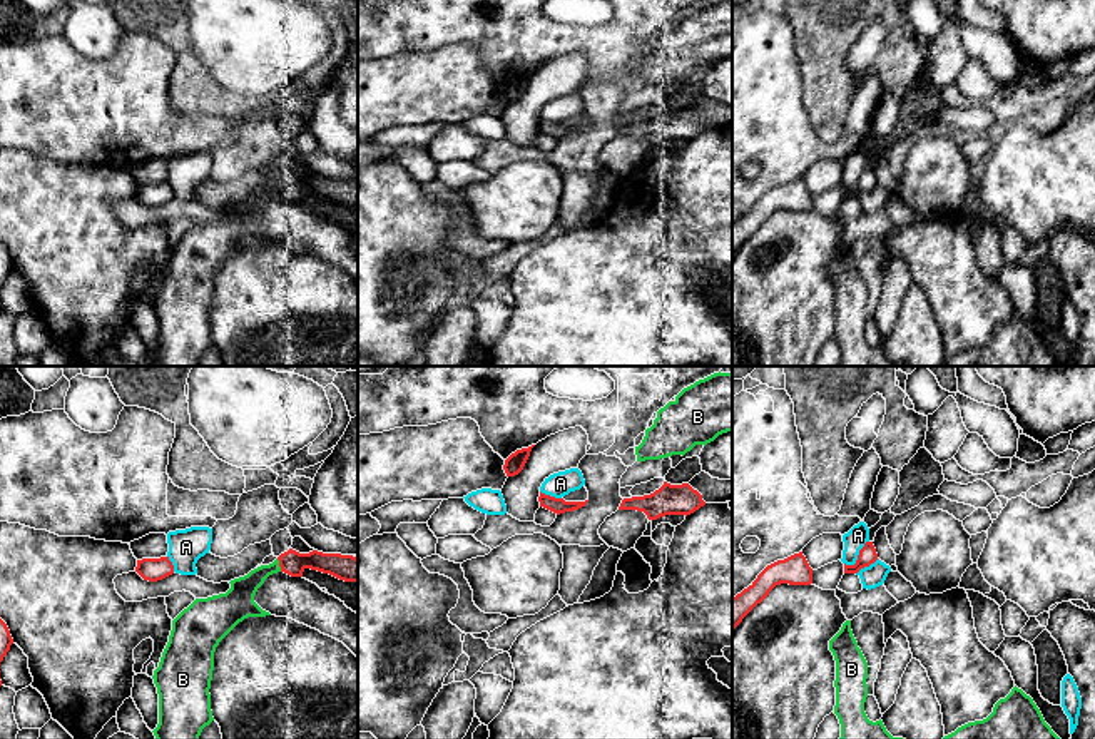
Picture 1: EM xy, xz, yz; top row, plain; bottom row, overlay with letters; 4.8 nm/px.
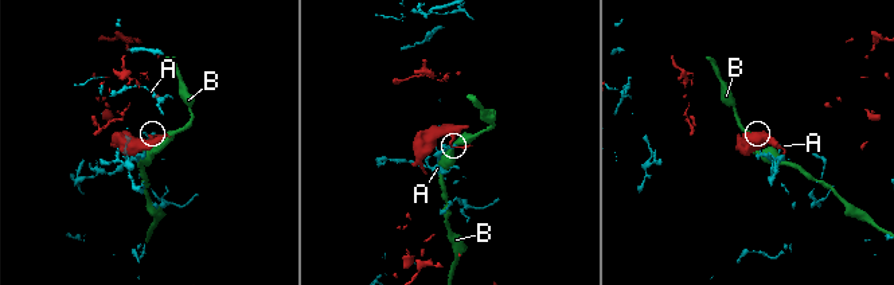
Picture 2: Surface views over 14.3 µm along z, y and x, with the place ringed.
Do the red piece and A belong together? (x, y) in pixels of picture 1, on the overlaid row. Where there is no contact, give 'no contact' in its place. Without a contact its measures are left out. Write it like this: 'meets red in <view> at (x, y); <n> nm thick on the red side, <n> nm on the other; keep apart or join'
meets red in yz at (858, 555); 90 nm thick on the red side, 100 nm on the other; keep apart

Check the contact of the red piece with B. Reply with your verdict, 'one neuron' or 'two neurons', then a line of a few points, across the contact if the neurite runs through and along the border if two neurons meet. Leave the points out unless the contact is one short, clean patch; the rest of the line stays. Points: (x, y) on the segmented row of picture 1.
two neurons

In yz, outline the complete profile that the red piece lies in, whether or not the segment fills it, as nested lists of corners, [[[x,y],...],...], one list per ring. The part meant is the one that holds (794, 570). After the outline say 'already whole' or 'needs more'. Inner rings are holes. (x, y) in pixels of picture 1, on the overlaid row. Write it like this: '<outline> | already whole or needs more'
[[[802,552],[767,565],[747,589],[732,597],[732,629],[781,584],[812,584],[812,568]]] | already whole

